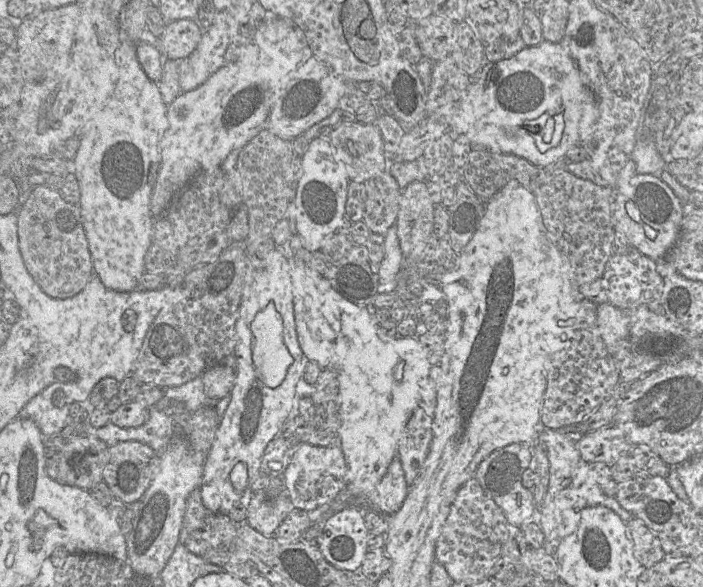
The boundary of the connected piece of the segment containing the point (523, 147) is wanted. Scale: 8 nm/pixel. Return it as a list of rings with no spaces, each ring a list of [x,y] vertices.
[[[544,39],[536,46],[525,46],[510,59],[502,59],[498,62],[485,62],[482,69],[475,76],[469,76],[469,86],[466,95],[458,103],[458,108],[451,119],[451,132],[453,135],[466,135],[473,145],[481,146],[493,152],[513,154],[521,157],[536,167],[547,167],[560,160],[566,161],[567,152],[574,146],[582,145],[583,140],[591,135],[592,127],[599,118],[598,100],[589,90],[589,80],[581,74],[577,64],[569,55],[568,50],[560,43],[552,43]]]

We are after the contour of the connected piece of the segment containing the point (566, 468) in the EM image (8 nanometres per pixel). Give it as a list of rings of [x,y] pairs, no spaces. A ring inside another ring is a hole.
[[[542,428],[540,440],[548,456],[550,478],[544,502],[540,508],[537,508],[537,511],[547,548],[550,551],[554,553],[554,548],[558,542],[577,529],[581,513],[588,507],[604,506],[609,508],[625,523],[633,518],[630,512],[621,507],[615,497],[604,494],[600,485],[594,479],[594,472],[590,464],[581,458],[576,442],[571,441],[559,431]]]

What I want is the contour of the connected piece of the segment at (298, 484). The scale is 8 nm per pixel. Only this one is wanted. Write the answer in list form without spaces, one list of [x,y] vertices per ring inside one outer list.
[[[301,443],[291,452],[289,464],[283,474],[283,481],[293,507],[307,512],[328,504],[344,488],[352,493],[347,484],[347,462],[340,445],[320,447]]]

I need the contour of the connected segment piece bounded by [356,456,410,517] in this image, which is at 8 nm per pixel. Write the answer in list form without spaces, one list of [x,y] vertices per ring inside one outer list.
[[[396,456],[390,463],[385,475],[378,481],[378,483],[374,484],[373,489],[369,490],[367,493],[356,494],[356,496],[364,498],[368,503],[368,506],[359,507],[375,508],[383,515],[389,517],[397,512],[402,506],[409,489],[410,487],[405,480],[402,464],[399,457]]]

